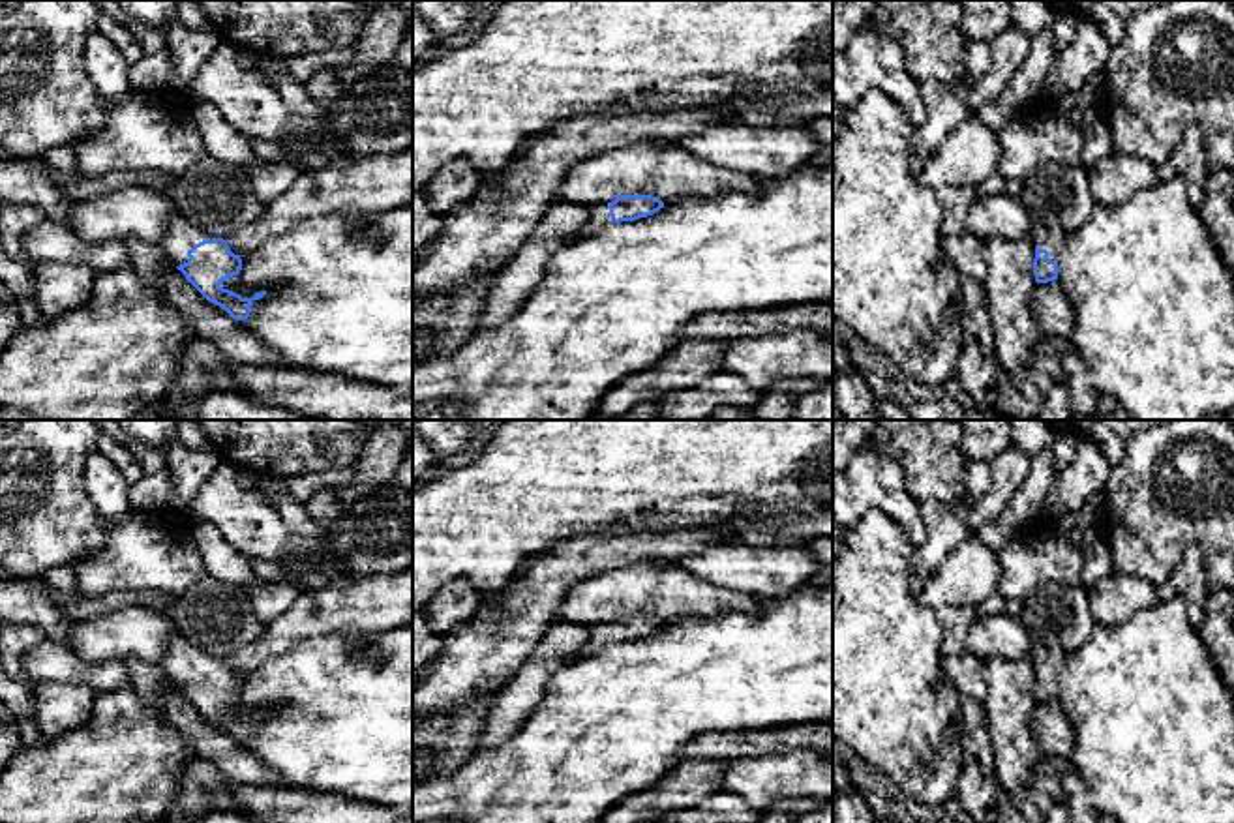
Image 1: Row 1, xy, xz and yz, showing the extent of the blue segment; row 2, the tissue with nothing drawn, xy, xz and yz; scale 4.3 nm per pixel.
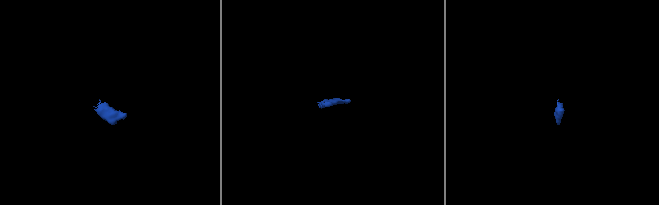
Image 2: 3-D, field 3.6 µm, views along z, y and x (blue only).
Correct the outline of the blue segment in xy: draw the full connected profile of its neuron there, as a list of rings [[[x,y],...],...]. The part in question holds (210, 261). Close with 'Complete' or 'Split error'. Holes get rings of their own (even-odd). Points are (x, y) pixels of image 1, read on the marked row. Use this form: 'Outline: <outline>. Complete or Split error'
Outline: [[[182,216],[173,217],[161,247],[204,298],[223,307],[234,321],[246,321],[251,313],[251,302],[266,294],[261,291],[251,298],[242,298],[223,289],[219,285],[223,279],[240,274],[240,255],[234,255],[223,238],[206,234]]]. Split error

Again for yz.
Outline: [[[1035,223],[1031,232],[1035,247],[1033,276],[1037,283],[1058,279],[1058,251],[1063,246],[1065,232],[1060,227]]]. Split error

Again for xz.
Outline: [[[621,195],[608,204],[591,206],[591,217],[585,227],[572,238],[578,240],[583,234],[594,234],[611,223],[636,221],[647,217],[664,208],[664,202],[651,195]]]. Split error

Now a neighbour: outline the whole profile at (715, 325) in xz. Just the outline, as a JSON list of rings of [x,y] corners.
[[[833,302],[790,304],[765,311],[709,311],[685,324],[683,339],[737,339],[814,328],[833,336]]]

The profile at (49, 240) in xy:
[[[51,219],[34,225],[23,246],[36,262],[84,262],[96,272],[111,272],[128,262],[126,242],[86,242],[69,225]]]

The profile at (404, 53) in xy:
[[[354,0],[366,9],[369,7],[394,7],[403,11],[409,19],[409,32],[396,49],[396,64],[413,75],[413,0]]]

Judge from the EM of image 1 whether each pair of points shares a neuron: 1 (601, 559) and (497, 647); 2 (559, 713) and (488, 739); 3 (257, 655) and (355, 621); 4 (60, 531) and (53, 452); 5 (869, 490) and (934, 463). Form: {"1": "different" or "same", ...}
{"1": "same", "2": "different", "3": "same", "4": "same", "5": "different"}

